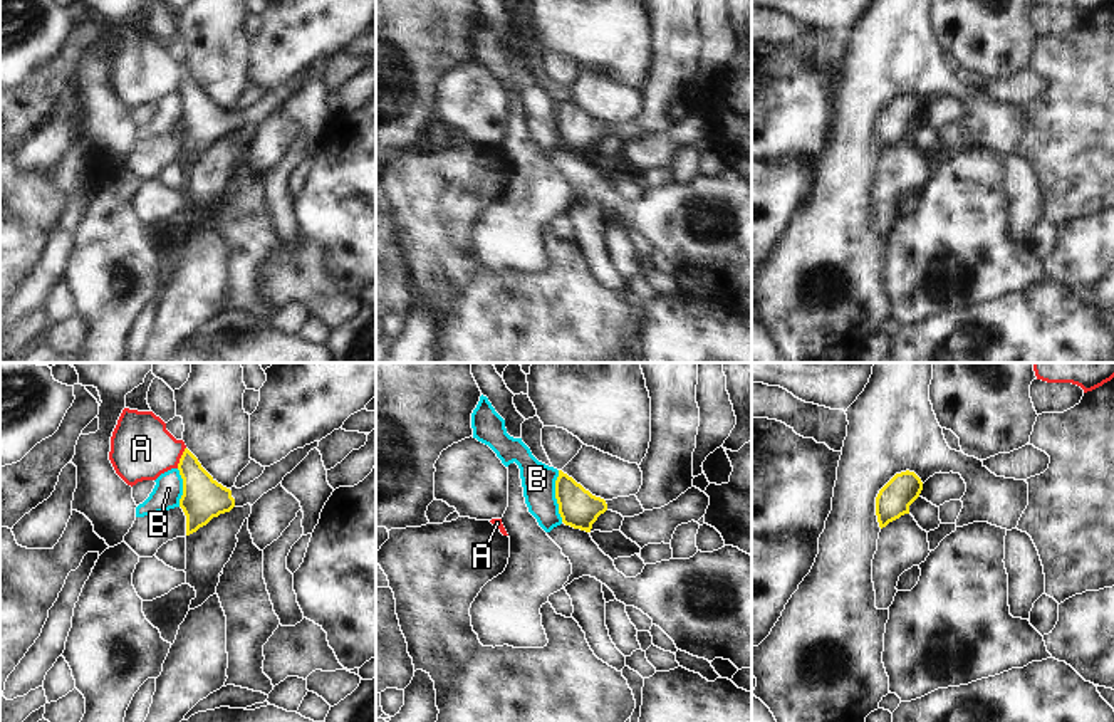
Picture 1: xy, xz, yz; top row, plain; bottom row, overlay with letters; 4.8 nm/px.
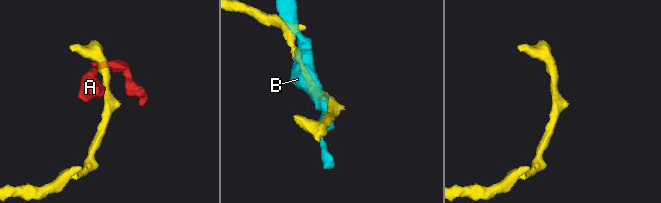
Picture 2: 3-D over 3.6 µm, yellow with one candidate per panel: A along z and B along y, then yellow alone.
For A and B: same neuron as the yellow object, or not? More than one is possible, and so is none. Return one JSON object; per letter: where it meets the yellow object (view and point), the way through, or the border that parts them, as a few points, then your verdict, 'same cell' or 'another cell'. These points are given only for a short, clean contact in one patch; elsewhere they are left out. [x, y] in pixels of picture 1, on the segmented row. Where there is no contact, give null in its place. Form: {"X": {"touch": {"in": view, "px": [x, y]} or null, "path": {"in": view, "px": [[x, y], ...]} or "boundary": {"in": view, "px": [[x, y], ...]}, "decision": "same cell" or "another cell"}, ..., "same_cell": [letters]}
{"A": {"touch": {"in": "xy", "px": [182, 457]}, "boundary": {"in": "xy", "px": [[185, 447], [176, 467]]}, "decision": "another cell"}, "B": {"touch": {"in": "xz", "px": [556, 496]}, "decision": "another cell"}, "same_cell": []}

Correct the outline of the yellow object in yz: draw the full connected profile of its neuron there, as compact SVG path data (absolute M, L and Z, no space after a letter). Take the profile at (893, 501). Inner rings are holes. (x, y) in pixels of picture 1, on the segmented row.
M914 472L896 473L876 497L879 527L909 514L909 505L919 497L923 482Z

